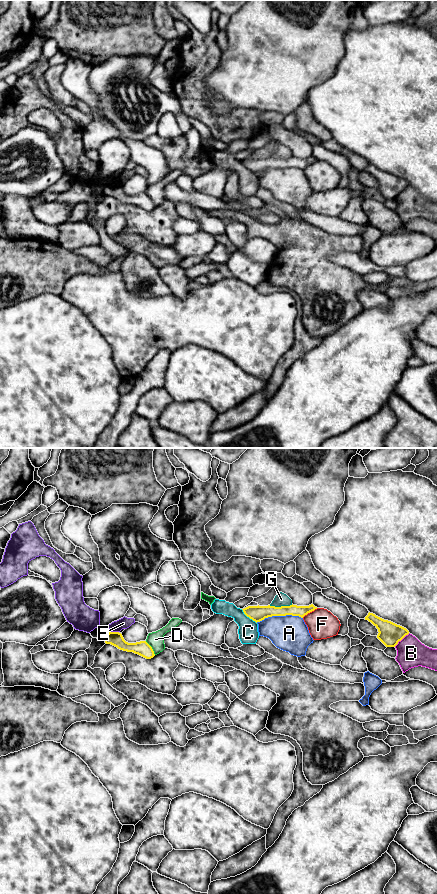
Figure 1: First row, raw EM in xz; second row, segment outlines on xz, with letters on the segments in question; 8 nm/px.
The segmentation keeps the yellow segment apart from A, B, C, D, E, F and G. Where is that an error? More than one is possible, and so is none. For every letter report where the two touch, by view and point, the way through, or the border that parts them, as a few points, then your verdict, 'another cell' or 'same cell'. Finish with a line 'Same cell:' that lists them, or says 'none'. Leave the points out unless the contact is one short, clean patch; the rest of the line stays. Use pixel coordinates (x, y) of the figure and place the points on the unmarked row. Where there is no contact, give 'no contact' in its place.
A: xz (279, 167) | along xz (302, 169), (272, 167), (256, 174) | another cell
B: xz (401, 191) | another cell
C: xz (248, 168) | another cell
D: xz (151, 200) | another cell
E: xz (114, 184) | another cell
F: xz (309, 164) | another cell
G: xz (281, 158) | along xz (292, 156), (284, 158), (269, 157) | another cell
Same cell: none

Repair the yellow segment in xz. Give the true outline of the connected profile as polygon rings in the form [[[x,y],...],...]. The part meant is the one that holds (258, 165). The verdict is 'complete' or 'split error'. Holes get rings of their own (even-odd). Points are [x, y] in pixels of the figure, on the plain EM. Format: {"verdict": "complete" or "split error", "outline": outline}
{"verdict": "complete", "outline": [[[313,156],[309,158],[297,158],[297,157],[290,157],[290,158],[248,158],[243,162],[244,166],[252,171],[253,173],[260,174],[265,170],[272,169],[272,168],[299,168],[303,170],[308,165],[317,161]]]}

